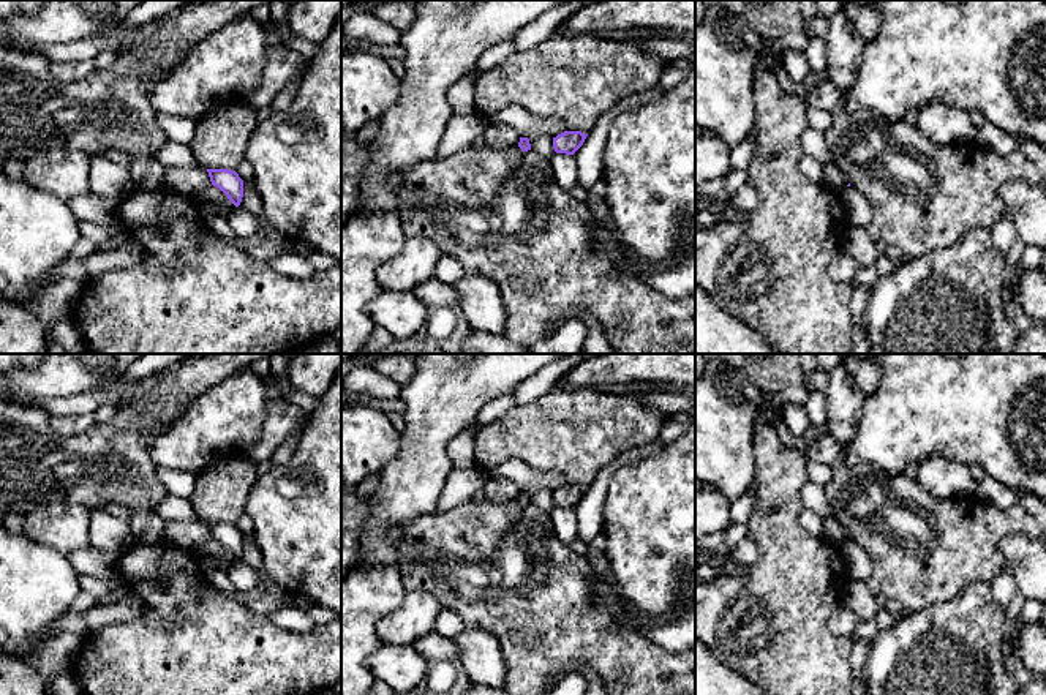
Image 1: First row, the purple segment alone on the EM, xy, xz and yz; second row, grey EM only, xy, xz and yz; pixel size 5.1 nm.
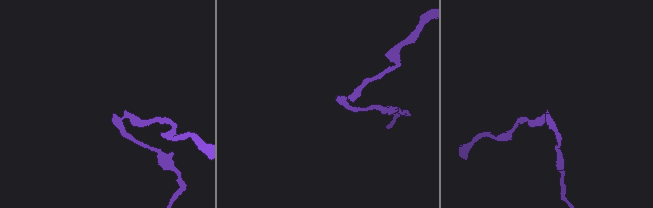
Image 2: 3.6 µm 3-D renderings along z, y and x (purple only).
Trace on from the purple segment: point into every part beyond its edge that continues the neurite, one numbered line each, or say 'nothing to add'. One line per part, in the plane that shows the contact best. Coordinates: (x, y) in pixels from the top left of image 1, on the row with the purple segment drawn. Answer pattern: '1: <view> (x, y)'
nothing to add

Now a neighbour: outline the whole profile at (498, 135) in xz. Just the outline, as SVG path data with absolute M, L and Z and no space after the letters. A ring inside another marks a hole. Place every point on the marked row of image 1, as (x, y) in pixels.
M488 120L480 142L493 148L507 148L507 147L518 145L520 134L504 122Z

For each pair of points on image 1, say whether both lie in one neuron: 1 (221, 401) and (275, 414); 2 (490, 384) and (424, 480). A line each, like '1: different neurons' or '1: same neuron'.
1: different neurons
2: same neuron

